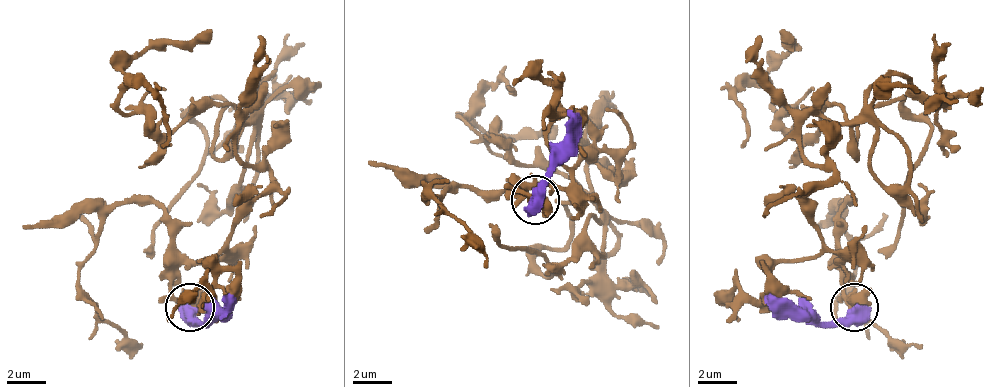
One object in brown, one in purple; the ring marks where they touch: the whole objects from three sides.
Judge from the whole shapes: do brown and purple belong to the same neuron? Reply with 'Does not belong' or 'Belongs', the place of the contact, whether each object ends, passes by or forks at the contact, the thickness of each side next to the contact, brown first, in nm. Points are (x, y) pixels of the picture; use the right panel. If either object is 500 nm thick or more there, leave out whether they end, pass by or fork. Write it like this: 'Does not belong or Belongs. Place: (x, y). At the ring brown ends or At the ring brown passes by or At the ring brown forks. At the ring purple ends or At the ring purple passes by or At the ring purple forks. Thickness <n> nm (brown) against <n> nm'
Does not belong. Place: (854, 307). Thickness 400 nm (brown) against 750 nm

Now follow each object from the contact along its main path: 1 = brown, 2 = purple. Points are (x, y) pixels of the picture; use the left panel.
1: (191, 308), (181, 270), (220, 260), (268, 178), (230, 105), (162, 134), (118, 91), (210, 28)
2: (191, 308), (205, 323), (234, 294)

